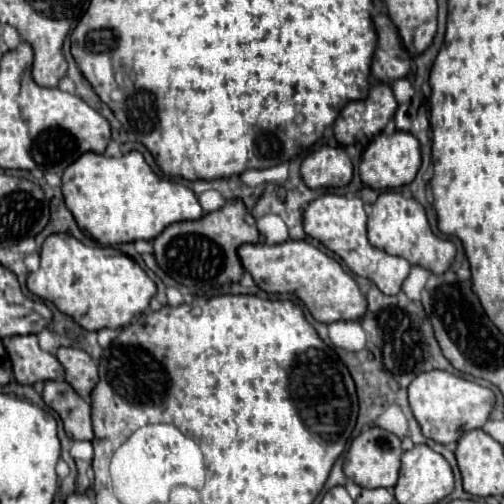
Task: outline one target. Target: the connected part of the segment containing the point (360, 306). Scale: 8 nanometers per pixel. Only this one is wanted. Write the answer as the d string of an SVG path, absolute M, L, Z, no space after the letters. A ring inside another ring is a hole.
M285 241L279 245L247 243L239 247L239 257L245 271L253 275L255 283L263 291L297 295L321 323L329 325L335 321L359 321L367 311L367 299L361 295L355 279L345 273L337 259L325 255L307 241Z

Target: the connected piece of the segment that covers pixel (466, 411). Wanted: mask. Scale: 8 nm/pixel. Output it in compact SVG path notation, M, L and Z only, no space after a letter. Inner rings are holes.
M427 371L411 381L409 405L423 429L423 435L437 443L447 445L451 441L457 441L461 433L485 425L495 407L495 393L487 387L481 387L475 381L463 379L449 371Z

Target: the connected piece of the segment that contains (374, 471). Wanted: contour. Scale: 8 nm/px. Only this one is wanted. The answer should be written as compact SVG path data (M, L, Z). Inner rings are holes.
M369 427L363 431L349 447L345 459L343 459L343 471L345 475L355 481L361 487L375 489L375 487L393 487L399 477L399 467L401 467L401 439L381 427Z

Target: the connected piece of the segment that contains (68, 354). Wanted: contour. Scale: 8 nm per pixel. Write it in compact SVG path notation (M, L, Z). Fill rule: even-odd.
M59 347L57 359L65 367L65 381L83 399L87 399L99 381L97 365L93 363L93 359L83 349L75 349L75 347Z

